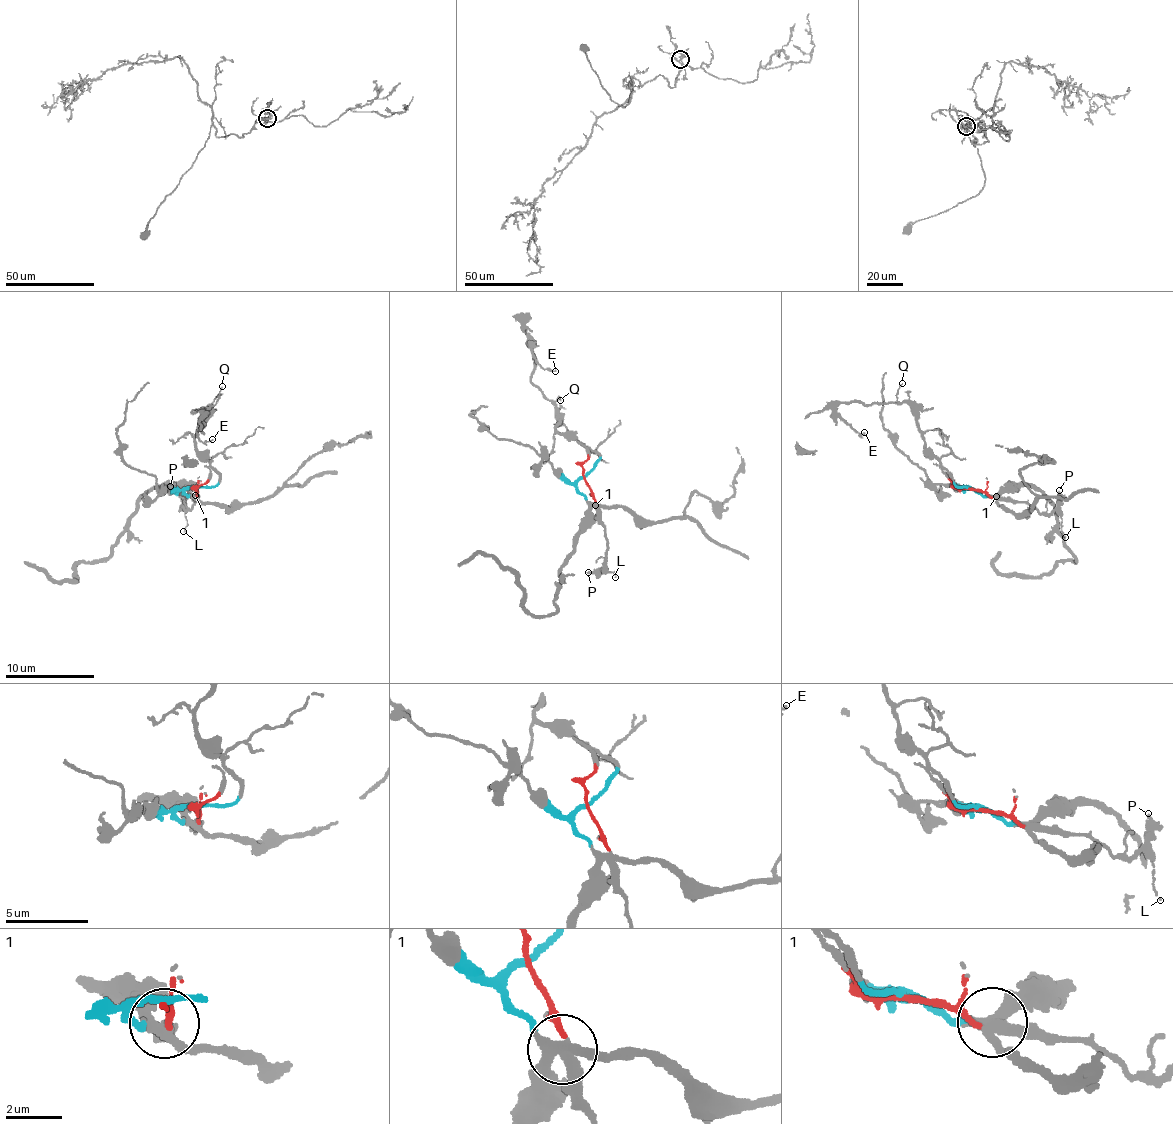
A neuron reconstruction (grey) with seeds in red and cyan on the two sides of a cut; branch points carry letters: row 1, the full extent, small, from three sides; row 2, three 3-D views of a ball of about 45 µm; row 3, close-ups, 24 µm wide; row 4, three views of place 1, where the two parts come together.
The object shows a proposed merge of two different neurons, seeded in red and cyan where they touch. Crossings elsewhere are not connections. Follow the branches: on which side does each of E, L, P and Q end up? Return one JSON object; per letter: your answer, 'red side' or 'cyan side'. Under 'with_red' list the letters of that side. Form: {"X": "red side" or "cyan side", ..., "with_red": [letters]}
{"E": "cyan side", "L": "red side", "P": "red side", "Q": "cyan side", "with_red": ["L", "P"]}

